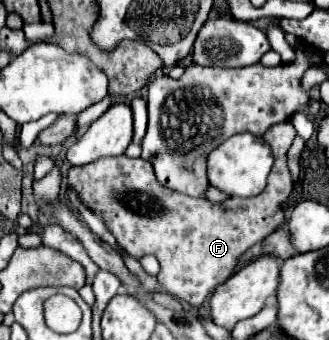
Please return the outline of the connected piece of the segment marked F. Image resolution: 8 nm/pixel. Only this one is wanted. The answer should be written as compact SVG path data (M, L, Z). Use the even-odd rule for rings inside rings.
M290 121L272 125L266 135L264 141L272 147L274 153L274 167L272 167L272 175L268 177L268 187L256 195L256 197L248 197L248 199L240 199L240 197L230 197L226 203L212 203L206 199L192 199L188 195L180 195L164 185L158 183L156 175L154 175L154 167L152 163L144 161L144 159L130 159L126 155L118 155L118 157L108 157L108 159L98 159L96 163L88 163L82 167L72 167L68 171L68 191L72 191L76 195L76 199L86 205L90 211L100 213L108 231L118 239L120 247L134 259L140 259L148 253L156 255L156 259L160 261L160 273L158 273L158 281L164 287L164 291L172 293L174 297L190 303L192 307L200 309L206 299L214 293L214 289L218 285L222 285L238 267L240 257L258 241L264 241L270 233L274 233L280 225L284 225L284 211L282 211L282 201L288 199L290 191L292 191L292 179L288 175L288 167L284 163L286 151L292 145L296 137L296 129Z

